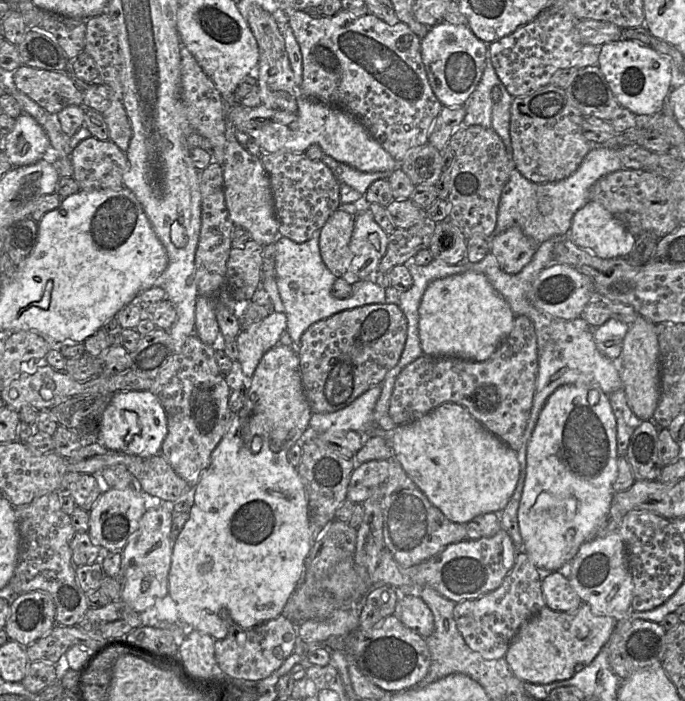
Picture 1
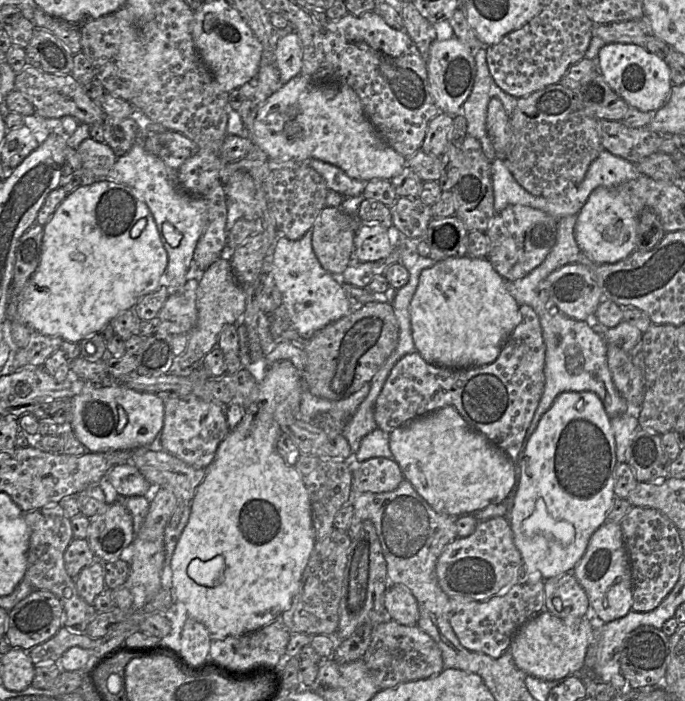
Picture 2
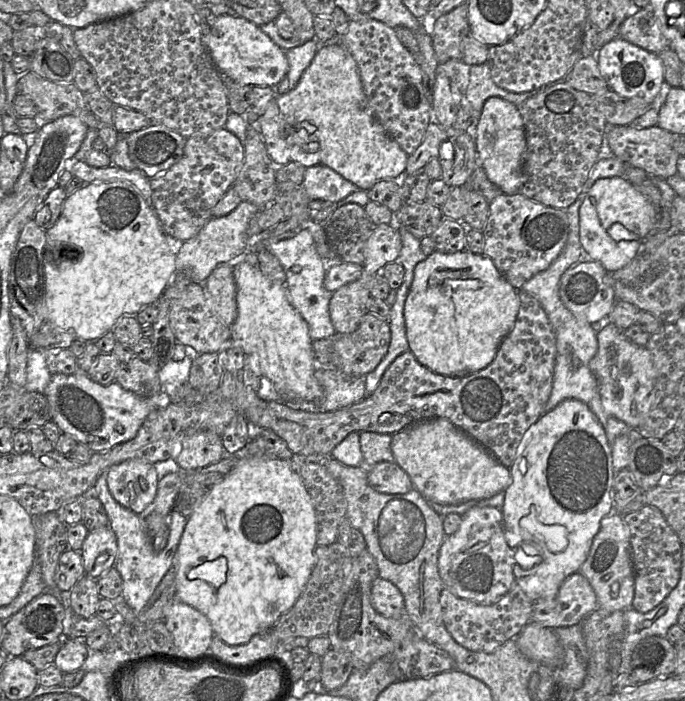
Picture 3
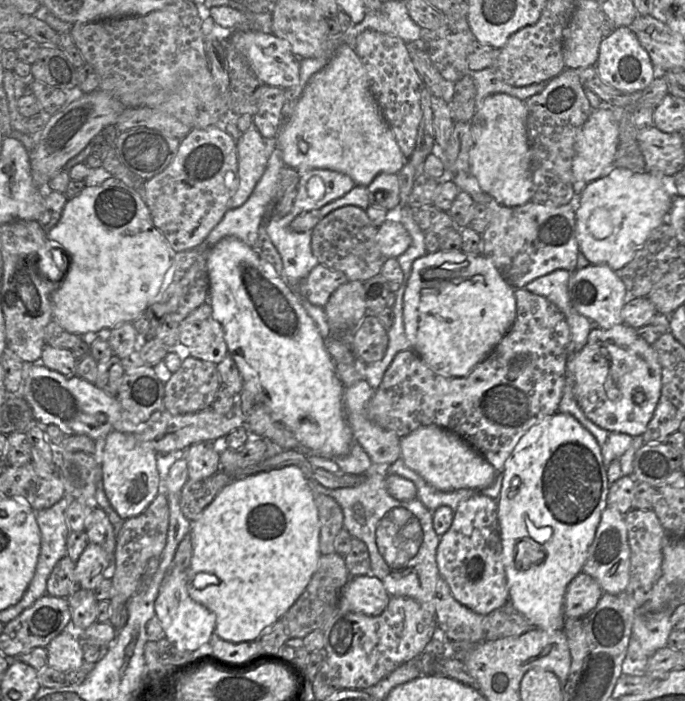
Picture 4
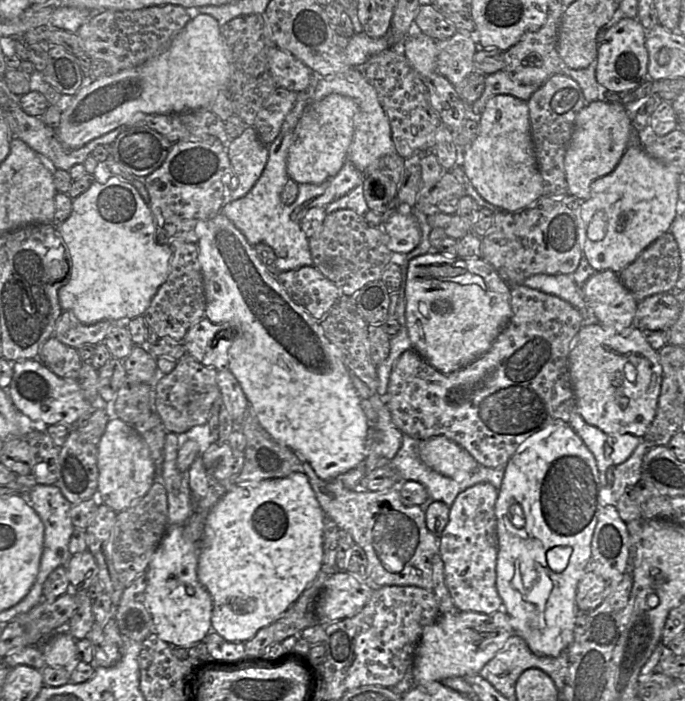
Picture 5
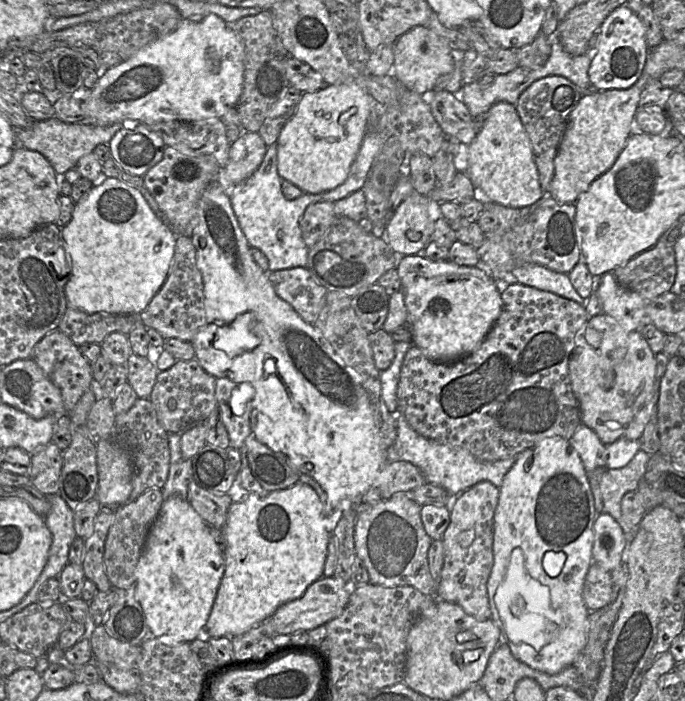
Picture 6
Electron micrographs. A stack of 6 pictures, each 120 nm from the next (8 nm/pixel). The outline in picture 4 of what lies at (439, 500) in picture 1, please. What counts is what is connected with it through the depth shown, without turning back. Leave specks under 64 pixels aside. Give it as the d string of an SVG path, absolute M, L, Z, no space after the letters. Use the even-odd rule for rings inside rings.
M434 425L421 426L400 438L404 463L434 488L450 492L458 489L484 489L493 484L497 471L459 435Z

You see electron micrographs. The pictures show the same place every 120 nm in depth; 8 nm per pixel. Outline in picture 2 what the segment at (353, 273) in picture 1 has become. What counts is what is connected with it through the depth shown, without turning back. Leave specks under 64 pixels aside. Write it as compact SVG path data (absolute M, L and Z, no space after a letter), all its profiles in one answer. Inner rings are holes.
M360 223L354 237L354 261L375 262L388 257L394 247L394 230Z

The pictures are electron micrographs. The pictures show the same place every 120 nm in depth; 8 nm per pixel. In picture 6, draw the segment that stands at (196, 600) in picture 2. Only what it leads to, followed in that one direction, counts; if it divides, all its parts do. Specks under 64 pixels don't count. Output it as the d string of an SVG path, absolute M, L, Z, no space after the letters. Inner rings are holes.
M294 485L267 496L249 492L239 502L232 502L222 528L225 539L225 569L205 628L214 638L235 637L259 625L278 607L297 599L314 581L323 576L329 534L324 526L324 506L309 485Z

